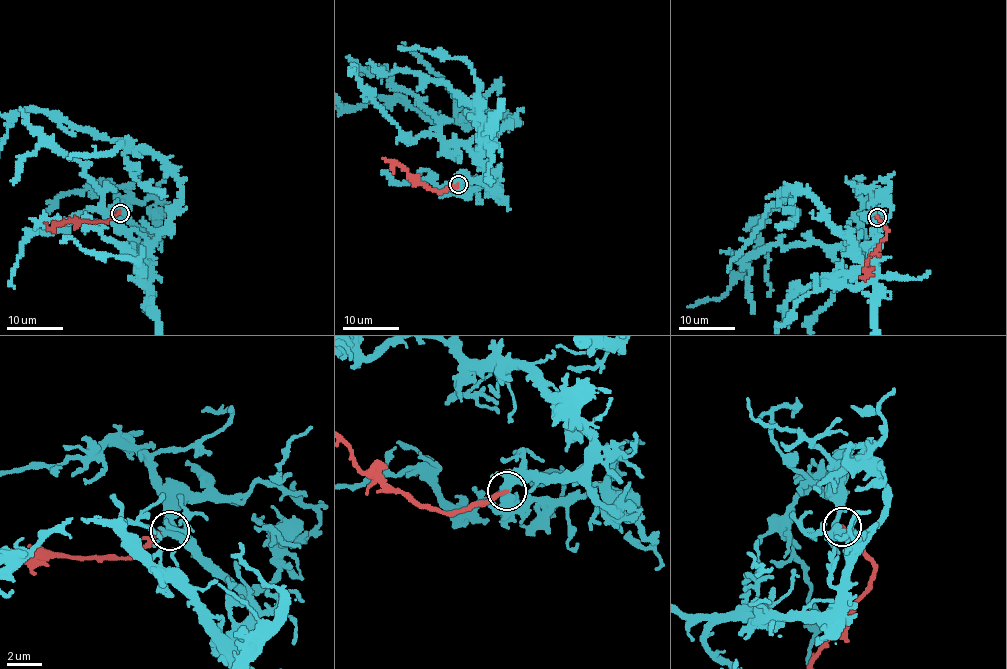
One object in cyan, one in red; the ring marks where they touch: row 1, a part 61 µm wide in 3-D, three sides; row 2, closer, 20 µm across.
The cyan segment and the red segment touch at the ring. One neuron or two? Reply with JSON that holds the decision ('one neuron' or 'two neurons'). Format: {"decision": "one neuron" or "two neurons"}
{"decision": "one neuron"}

